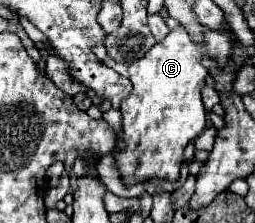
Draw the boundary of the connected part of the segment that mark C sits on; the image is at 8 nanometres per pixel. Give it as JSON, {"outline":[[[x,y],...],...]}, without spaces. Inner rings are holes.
{"outline":[[[183,27],[171,31],[159,45],[153,45],[145,57],[133,63],[115,63],[107,55],[103,44],[93,48],[93,52],[103,63],[115,69],[119,75],[131,79],[133,93],[121,101],[121,139],[125,149],[113,149],[115,167],[125,185],[145,183],[147,179],[179,179],[179,167],[183,163],[185,145],[201,135],[205,129],[205,107],[201,101],[203,81],[209,71],[201,65],[201,57],[215,57],[219,65],[227,63],[233,53],[233,33],[223,27],[221,31],[209,31],[205,27],[205,41],[193,43]]]}

